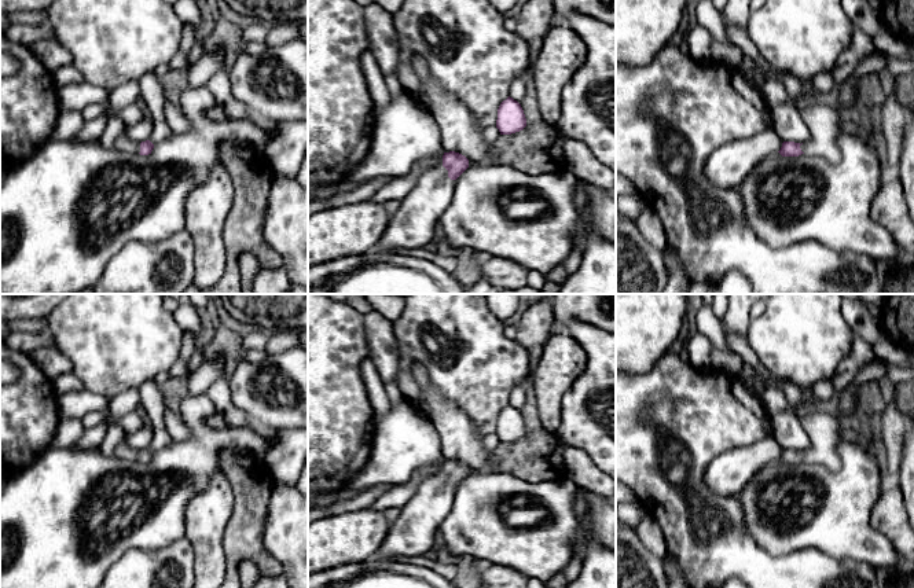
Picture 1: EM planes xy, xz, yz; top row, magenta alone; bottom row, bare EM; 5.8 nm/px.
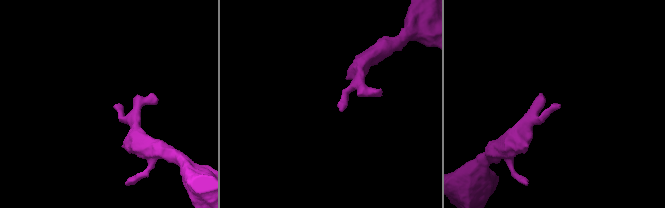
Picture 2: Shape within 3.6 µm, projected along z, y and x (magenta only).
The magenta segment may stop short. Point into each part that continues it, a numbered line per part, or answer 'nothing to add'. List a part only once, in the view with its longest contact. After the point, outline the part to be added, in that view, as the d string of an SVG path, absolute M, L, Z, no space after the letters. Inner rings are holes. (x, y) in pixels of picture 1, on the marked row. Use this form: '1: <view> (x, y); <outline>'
1: xz (413, 225); M444 166L425 170L411 192L400 201L400 207L390 216L379 246L382 251L425 247L434 236L436 227L454 199L454 180Z

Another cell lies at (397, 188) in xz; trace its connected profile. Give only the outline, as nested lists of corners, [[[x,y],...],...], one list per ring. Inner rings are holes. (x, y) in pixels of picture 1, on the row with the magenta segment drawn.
[[[443,155],[419,162],[414,170],[405,176],[390,180],[382,188],[379,188],[368,201],[375,203],[385,203],[389,199],[401,201],[416,185],[421,174],[427,169],[436,169],[443,166]]]

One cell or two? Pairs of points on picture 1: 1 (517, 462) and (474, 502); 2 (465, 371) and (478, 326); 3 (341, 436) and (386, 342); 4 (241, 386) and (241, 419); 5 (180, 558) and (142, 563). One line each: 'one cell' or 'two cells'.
1: two cells
2: one cell
3: two cells
4: two cells
5: one cell

